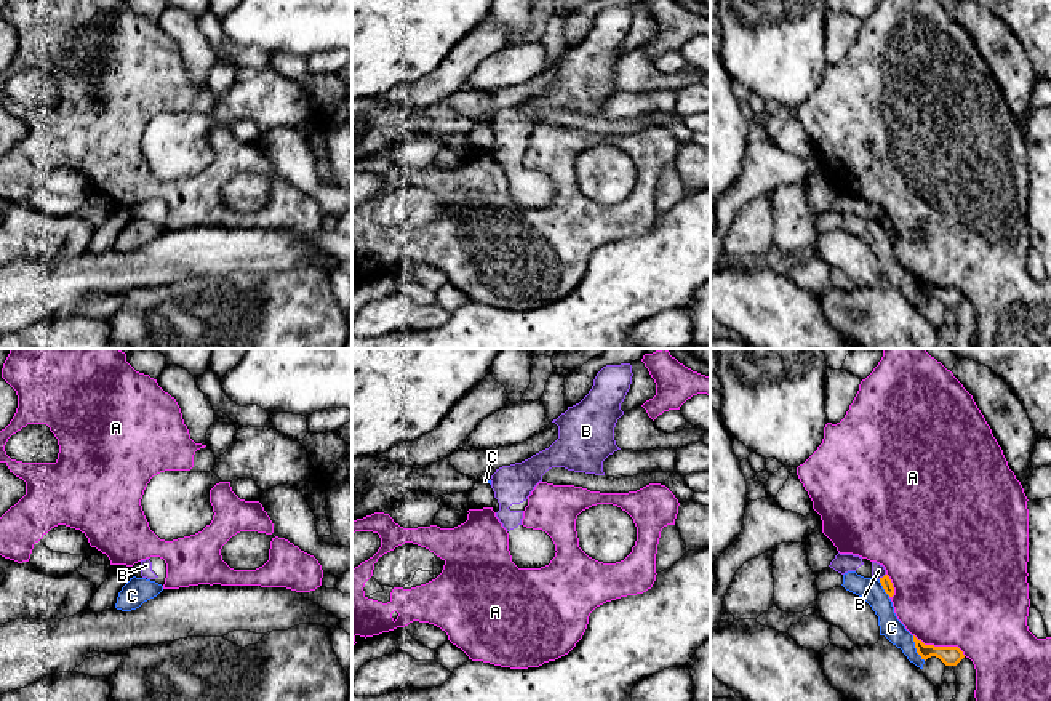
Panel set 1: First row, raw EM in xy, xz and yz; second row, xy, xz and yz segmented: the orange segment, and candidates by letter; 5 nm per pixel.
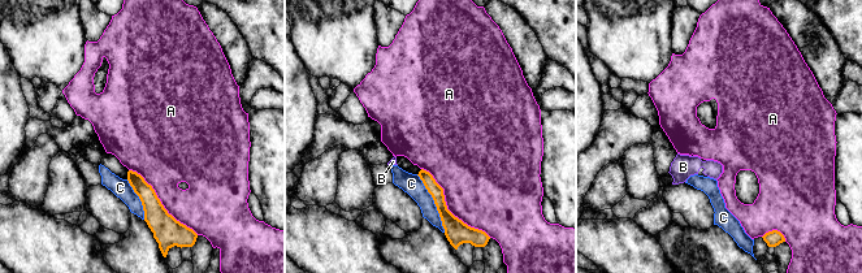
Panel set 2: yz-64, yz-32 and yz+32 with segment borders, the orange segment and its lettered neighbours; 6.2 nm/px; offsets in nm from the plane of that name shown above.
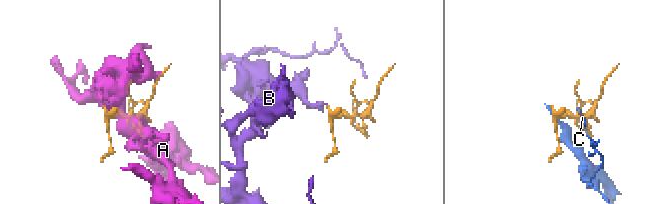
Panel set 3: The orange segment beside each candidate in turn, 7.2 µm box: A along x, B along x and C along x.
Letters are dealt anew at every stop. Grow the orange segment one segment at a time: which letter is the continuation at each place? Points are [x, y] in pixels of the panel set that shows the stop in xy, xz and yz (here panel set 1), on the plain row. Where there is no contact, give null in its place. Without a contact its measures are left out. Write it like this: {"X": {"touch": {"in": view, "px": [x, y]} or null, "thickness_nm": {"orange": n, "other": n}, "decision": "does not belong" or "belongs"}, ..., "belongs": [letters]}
{"A": {"touch": {"in": "yz", "px": [939, 288]}, "thickness_nm": {"orange": 100, "other": 480}, "decision": "does not belong"}, "B": {"touch": {"in": "yz", "px": [883, 218]}, "thickness_nm": {"orange": 50, "other": 70}, "decision": "does not belong"}, "C": {"touch": {"in": "yz", "px": [915, 288]}, "thickness_nm": {"orange": 100, "other": 110}, "decision": "does not belong"}, "belongs": []}

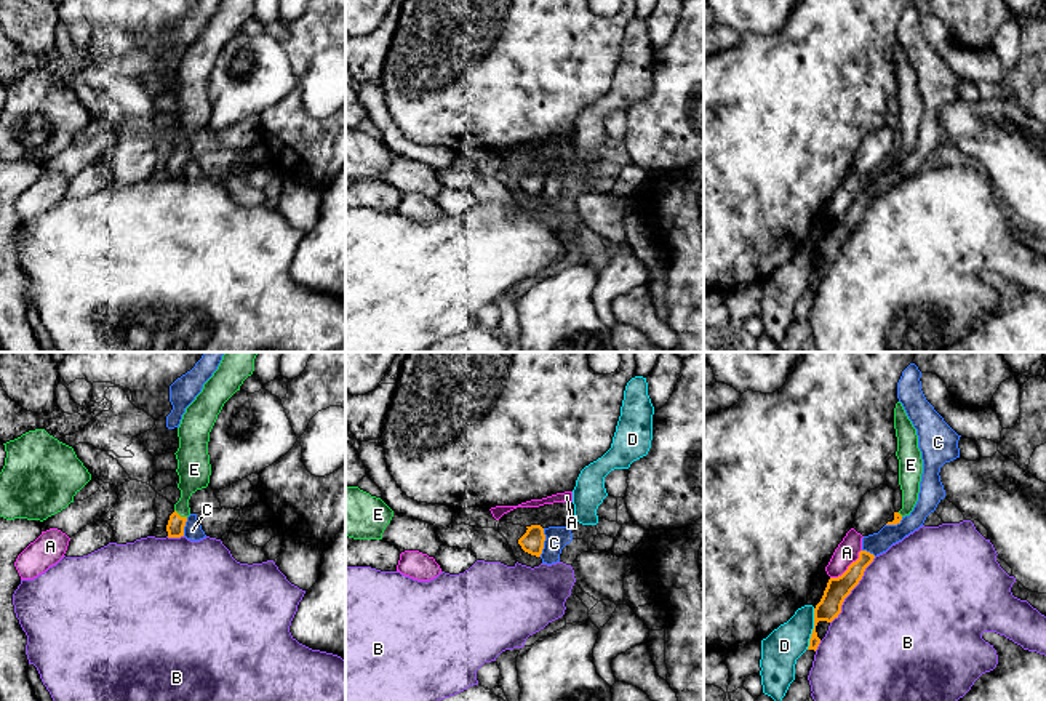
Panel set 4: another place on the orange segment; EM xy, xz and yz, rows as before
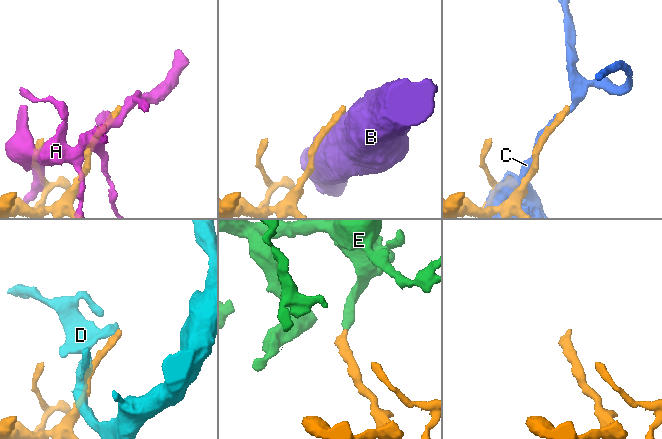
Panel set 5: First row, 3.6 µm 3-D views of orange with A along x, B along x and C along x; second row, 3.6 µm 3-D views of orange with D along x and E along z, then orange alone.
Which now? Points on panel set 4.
{"A": {"touch": {"in": "yz", "px": [848, 208]}, "thickness_nm": {"orange": 120, "other": 120}, "decision": "does not belong"}, "B": {"touch": {"in": "yz", "px": [851, 231]}, "thickness_nm": {"orange": 120, "other": 500}, "decision": "does not belong"}, "C": {"touch": {"in": "xz", "px": [542, 184]}, "thickness_nm": {"orange": 110, "other": 110}, "decision": "does not belong"}, "D": {"touch": {"in": "yz", "px": [813, 271]}, "thickness_nm": {"orange": 120, "other": 190}, "decision": "does not belong"}, "E": {"touch": {"in": "xy", "px": [179, 157]}, "thickness_nm": {"orange": 90, "other": 170}, "decision": "belongs"}, "belongs": ["E"]}

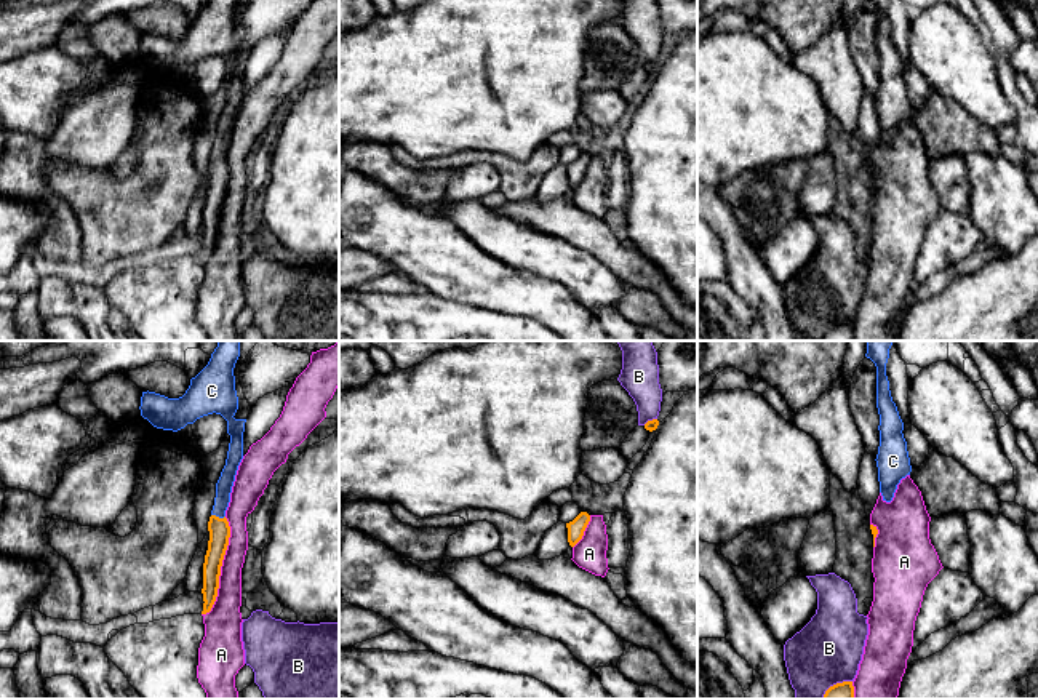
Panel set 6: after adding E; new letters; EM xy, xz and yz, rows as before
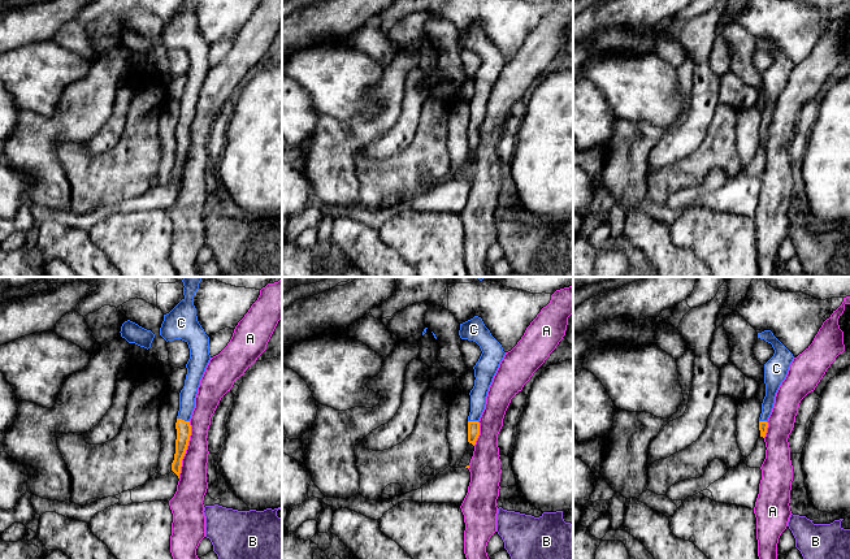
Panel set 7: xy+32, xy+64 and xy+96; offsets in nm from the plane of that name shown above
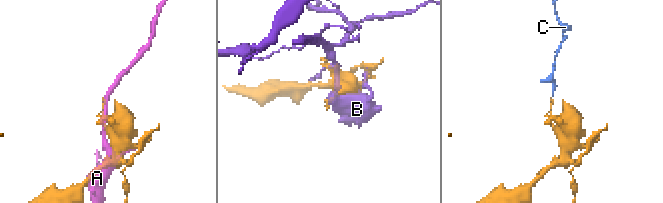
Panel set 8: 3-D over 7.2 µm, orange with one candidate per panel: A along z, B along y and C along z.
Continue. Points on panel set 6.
{"A": {"touch": {"in": "xy", "px": [219, 210]}, "thickness_nm": {"orange": 110, "other": 160}, "decision": "does not belong"}, "B": {"touch": {"in": "yz", "px": [837, 325]}, "thickness_nm": {"orange": 140, "other": 340}, "decision": "does not belong"}, "C": {"touch": {"in": "xy", "px": [218, 159]}, "thickness_nm": {"orange": 110, "other": 80}, "decision": "belongs"}, "belongs": ["C"]}

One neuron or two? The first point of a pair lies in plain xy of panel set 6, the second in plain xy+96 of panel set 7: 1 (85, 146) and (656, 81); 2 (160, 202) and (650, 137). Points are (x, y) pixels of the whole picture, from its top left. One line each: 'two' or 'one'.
1: two
2: two

